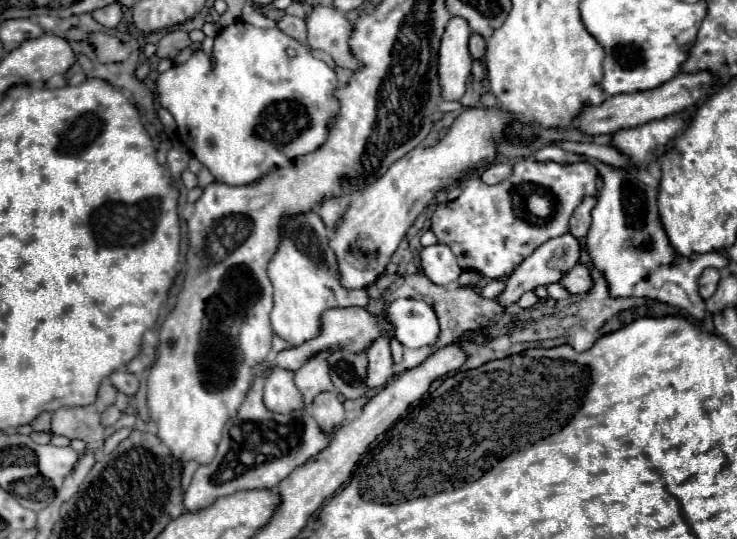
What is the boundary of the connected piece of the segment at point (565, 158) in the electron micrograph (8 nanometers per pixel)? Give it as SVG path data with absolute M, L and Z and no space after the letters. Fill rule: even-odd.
M548 145L548 147L542 147L534 153L534 159L536 161L556 161L556 163L576 163L576 161L582 161L580 155L576 153L568 153L564 149L558 149L554 145Z

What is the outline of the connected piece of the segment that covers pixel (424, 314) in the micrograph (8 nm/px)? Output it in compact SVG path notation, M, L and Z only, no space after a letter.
M396 297L386 307L388 323L394 327L396 339L408 347L418 349L430 345L438 337L438 319L432 309L422 299L416 297Z

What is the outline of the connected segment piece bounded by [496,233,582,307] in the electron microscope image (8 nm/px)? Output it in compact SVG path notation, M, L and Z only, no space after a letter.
M570 233L546 241L544 245L540 245L530 257L526 257L526 259L506 277L506 287L504 287L504 291L496 297L496 301L498 301L502 307L508 307L508 305L516 303L522 293L532 291L532 289L536 289L538 285L560 283L560 279L578 263L580 251L582 251L582 249L580 249L578 239L576 239L574 235L570 235Z

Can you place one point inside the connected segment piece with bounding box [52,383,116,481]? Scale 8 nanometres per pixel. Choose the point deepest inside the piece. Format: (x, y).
(83, 423)

